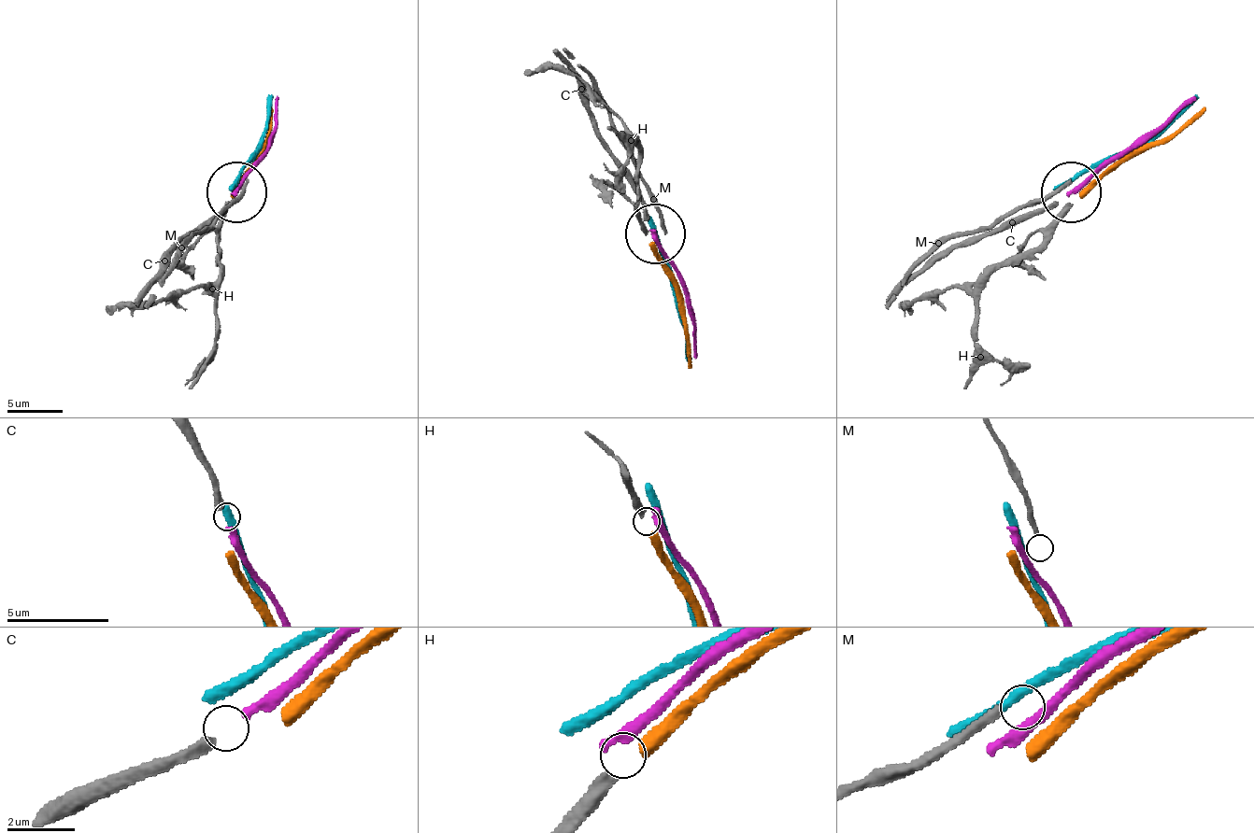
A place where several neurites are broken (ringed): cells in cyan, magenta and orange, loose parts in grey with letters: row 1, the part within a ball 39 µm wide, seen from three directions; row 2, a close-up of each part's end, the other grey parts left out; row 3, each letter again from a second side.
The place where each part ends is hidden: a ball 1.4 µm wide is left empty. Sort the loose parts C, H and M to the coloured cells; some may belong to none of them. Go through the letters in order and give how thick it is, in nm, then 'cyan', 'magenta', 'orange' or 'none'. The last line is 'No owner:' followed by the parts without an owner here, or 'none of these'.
C: 340 nm thick; magenta
H: 360 nm thick; orange
M: 240 nm thick; none
No owner: M

